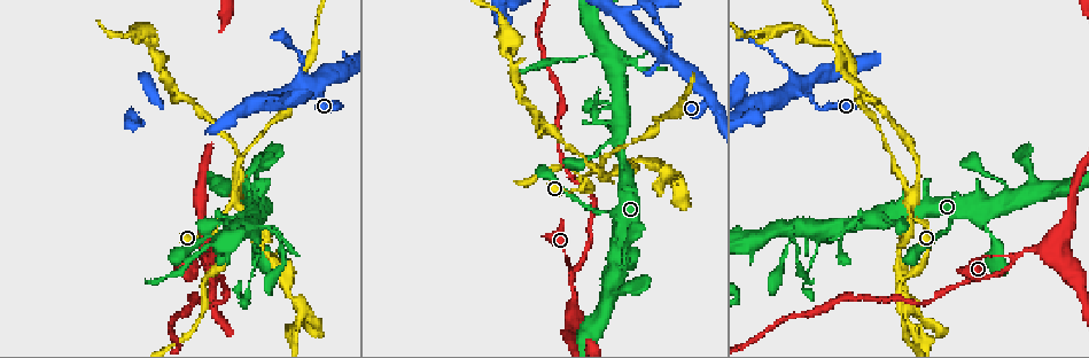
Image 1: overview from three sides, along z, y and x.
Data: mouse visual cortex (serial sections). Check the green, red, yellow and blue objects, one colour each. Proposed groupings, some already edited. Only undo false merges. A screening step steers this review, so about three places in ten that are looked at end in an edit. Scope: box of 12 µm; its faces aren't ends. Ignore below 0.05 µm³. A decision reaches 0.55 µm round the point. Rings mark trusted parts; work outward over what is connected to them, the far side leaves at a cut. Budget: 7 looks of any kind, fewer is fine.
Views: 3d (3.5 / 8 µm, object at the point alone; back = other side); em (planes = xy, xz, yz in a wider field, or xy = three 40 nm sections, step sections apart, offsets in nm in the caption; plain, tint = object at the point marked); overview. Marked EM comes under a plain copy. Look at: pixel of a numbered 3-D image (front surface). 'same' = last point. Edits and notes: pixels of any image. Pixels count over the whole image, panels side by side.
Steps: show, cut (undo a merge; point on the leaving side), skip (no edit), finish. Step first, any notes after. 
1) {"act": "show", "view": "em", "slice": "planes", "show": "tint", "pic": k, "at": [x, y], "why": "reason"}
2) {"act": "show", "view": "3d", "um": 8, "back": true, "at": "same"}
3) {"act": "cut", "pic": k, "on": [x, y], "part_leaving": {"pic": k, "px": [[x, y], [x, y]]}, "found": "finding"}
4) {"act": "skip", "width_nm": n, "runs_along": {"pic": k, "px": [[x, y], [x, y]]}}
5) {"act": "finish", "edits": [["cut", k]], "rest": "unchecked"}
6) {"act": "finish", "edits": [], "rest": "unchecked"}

{"act": "show", "view": "3d", "um": 3.5, "pic": 1, "at": [570, 274], "why": "two arms in line, one across"}

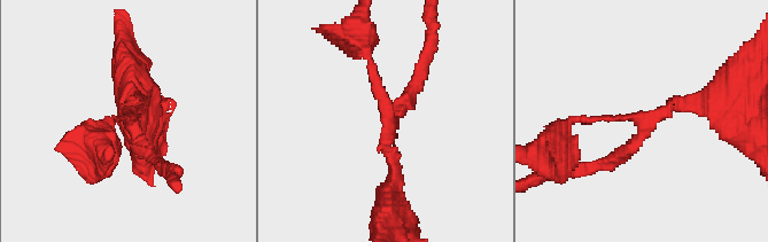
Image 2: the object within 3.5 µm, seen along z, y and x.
{"act": "show", "view": "em", "slice": "xy", "step": 1, "show": "tint", "pic": 2, "at": [389, 118], "arms": 3, "arm_widths_nm": [100, 200, 200], "why": "need the tissue"}

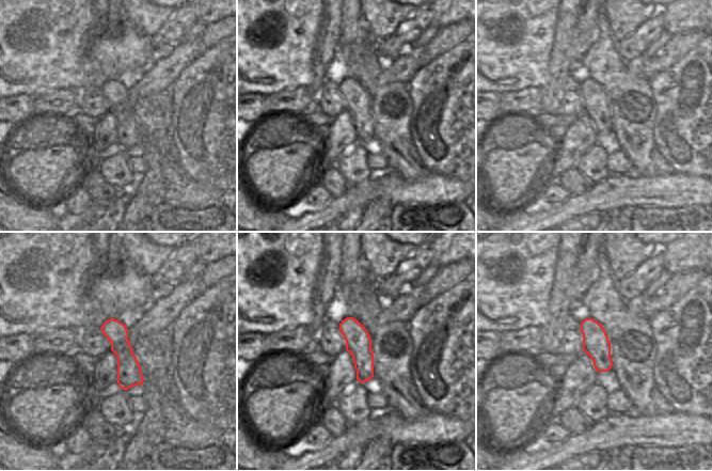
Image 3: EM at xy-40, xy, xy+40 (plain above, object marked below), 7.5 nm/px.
{"act": "skip", "runs_along": {"pic": 3, "px": [[108, 323], [140, 381]]}, "found": "continuous, no second cell"}

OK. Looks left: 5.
{"act": "show", "view": "3d", "um": 8, "pic": 1, "at": [233, 201]}

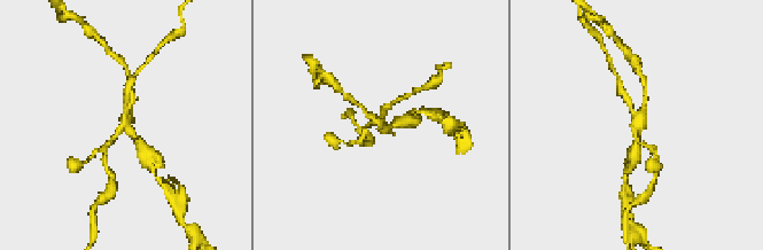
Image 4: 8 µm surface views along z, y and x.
{"act": "show", "view": "3d", "um": 3.5, "back": true, "pic": 4, "at": [125, 124]}

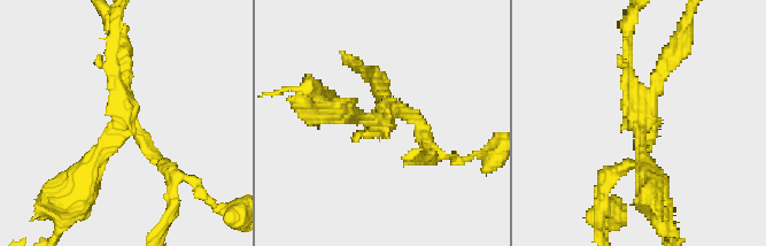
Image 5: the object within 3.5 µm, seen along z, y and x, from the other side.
{"act": "cut", "pic": 5, "on": [107, 64], "part_leaving": {"pic": 5, "px": [[644, 117], [624, 78], [629, 22]]}, "found": "a second cell is stuck on"}

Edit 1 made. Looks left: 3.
{"act": "show", "view": "em", "slice": "xy", "step": 3, "show": "tint", "pic": 1, "at": [793, 236]}

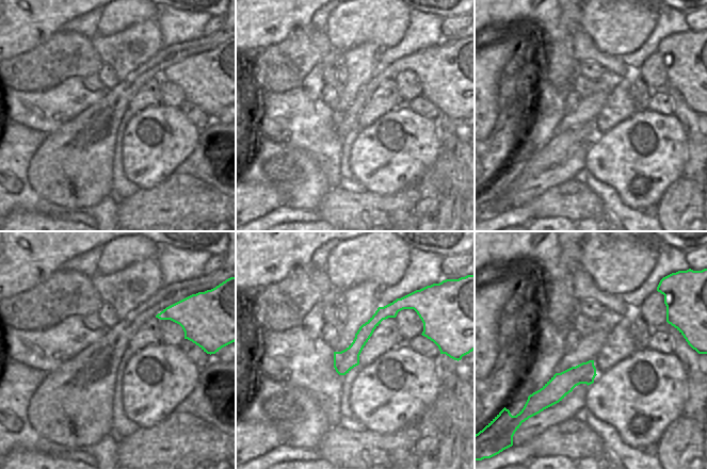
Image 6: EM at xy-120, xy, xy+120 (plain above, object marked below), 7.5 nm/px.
{"act": "show", "view": "3d", "um": 3.5, "at": "same"}

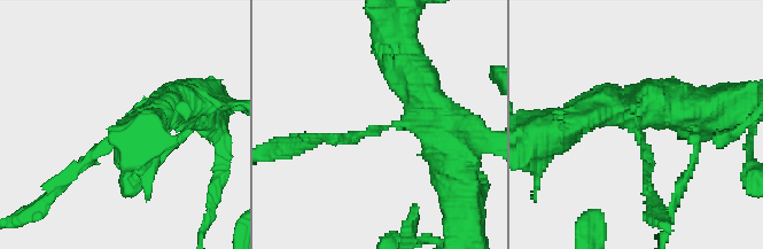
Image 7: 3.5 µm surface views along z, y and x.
{"act": "cut", "pic": 7, "on": [360, 134], "arms": 3, "arm_widths_nm": [150, 350, 500], "part_leaving": {"pic": 7, "px": [[389, 125], [347, 140], [311, 140]]}, "found": "a second cell is stuck on"}

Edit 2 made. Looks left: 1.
{"act": "finish", "edits": [["cut", 5], ["cut", 7]], "rest": "unchecked"}

